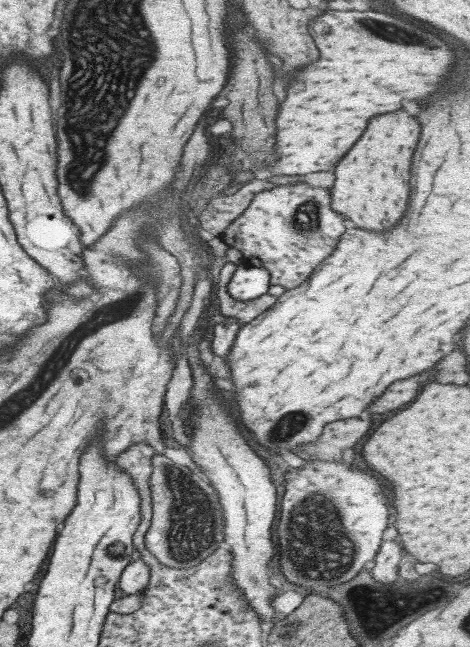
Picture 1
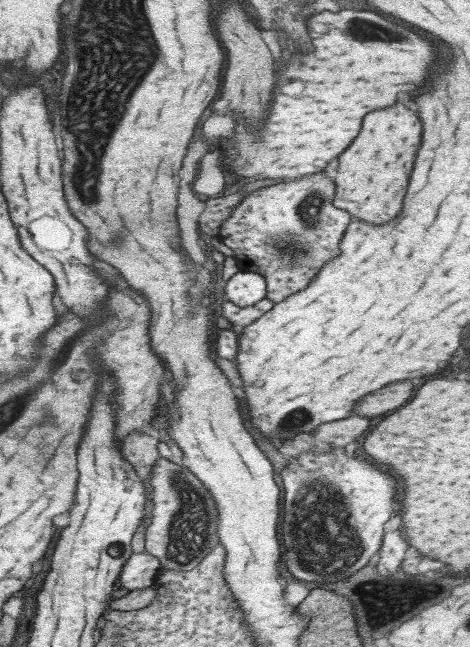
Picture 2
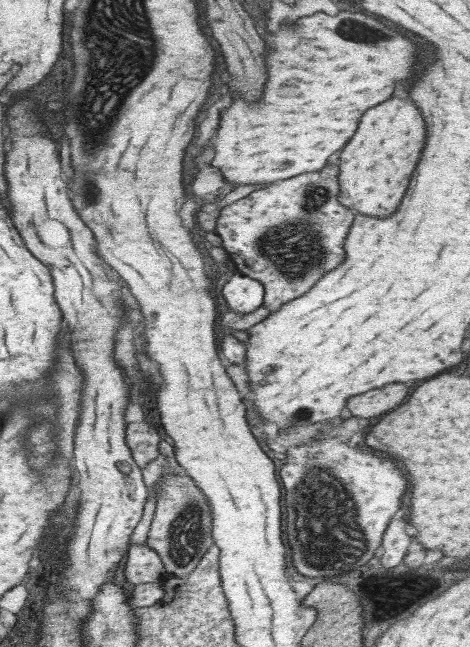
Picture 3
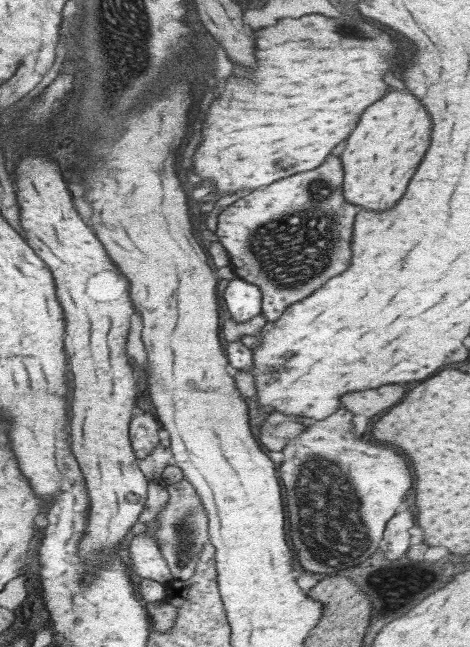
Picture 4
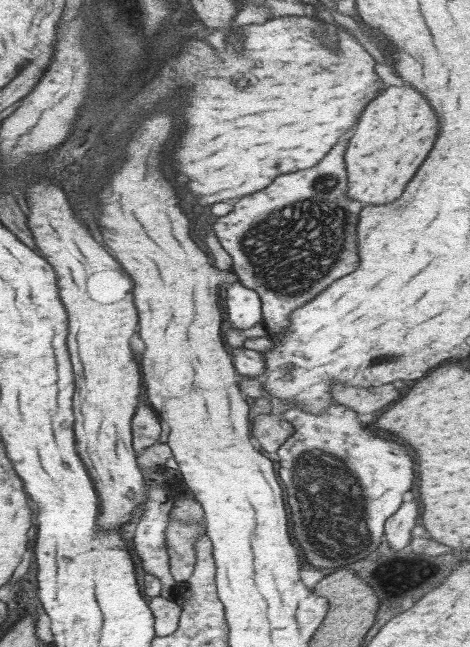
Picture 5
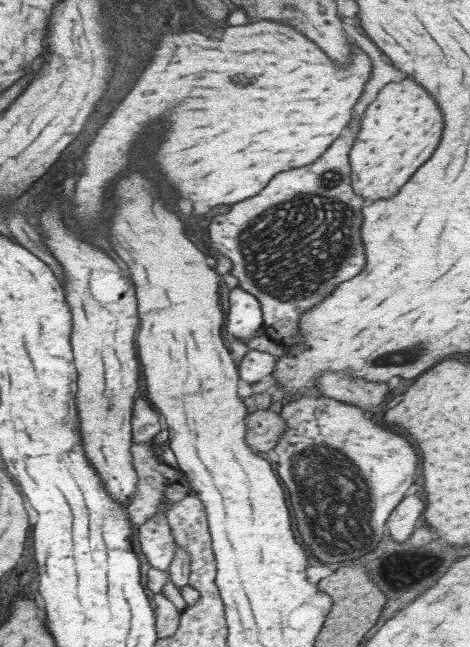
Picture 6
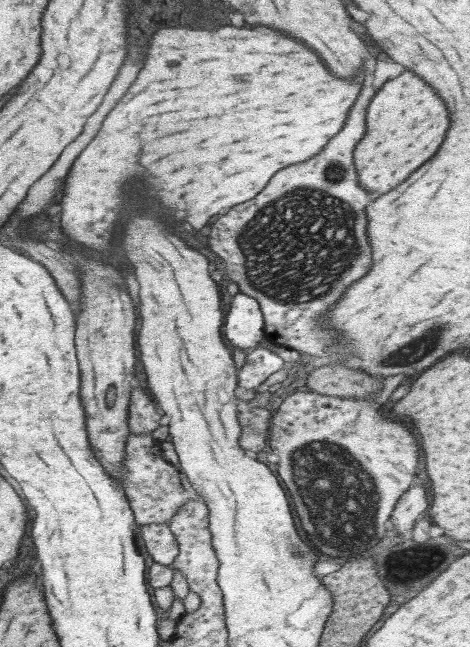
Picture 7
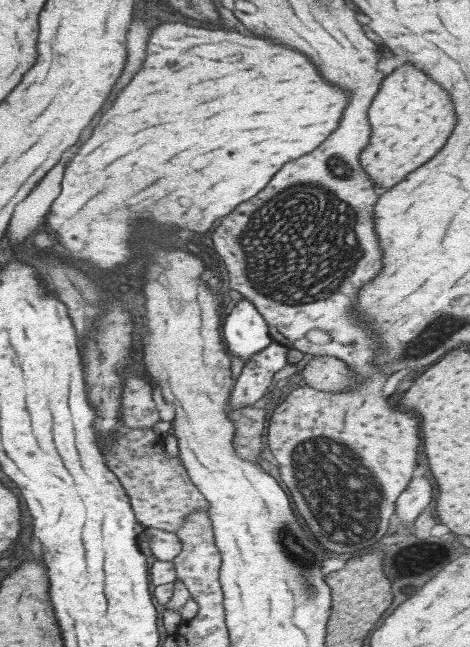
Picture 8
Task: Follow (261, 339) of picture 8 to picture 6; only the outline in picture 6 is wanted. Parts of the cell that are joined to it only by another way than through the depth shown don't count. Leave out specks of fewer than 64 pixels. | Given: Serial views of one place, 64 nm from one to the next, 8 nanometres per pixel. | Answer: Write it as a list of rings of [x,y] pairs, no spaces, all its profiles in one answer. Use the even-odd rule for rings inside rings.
[[[235,286],[228,293],[229,308],[225,330],[229,336],[246,343],[262,328],[262,312],[255,296]]]

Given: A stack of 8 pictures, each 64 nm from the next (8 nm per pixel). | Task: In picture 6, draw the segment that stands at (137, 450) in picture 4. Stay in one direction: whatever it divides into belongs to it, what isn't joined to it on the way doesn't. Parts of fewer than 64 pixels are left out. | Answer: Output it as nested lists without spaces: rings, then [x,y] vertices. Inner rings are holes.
[[[135,398],[130,418],[133,444],[151,444],[151,439],[163,426],[159,412],[143,398]]]

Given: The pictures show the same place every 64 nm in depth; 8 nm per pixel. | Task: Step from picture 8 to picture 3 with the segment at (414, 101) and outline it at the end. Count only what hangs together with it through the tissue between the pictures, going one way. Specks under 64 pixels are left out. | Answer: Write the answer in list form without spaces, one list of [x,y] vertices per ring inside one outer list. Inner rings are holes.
[[[389,98],[373,108],[367,108],[367,112],[363,112],[363,116],[359,120],[355,134],[351,136],[351,140],[343,146],[343,150],[339,154],[337,172],[337,183],[339,183],[337,201],[339,204],[351,209],[354,214],[385,217],[393,213],[407,190],[409,178],[419,160],[423,142],[425,142],[425,124],[423,124],[419,110],[413,106],[411,100]]]

